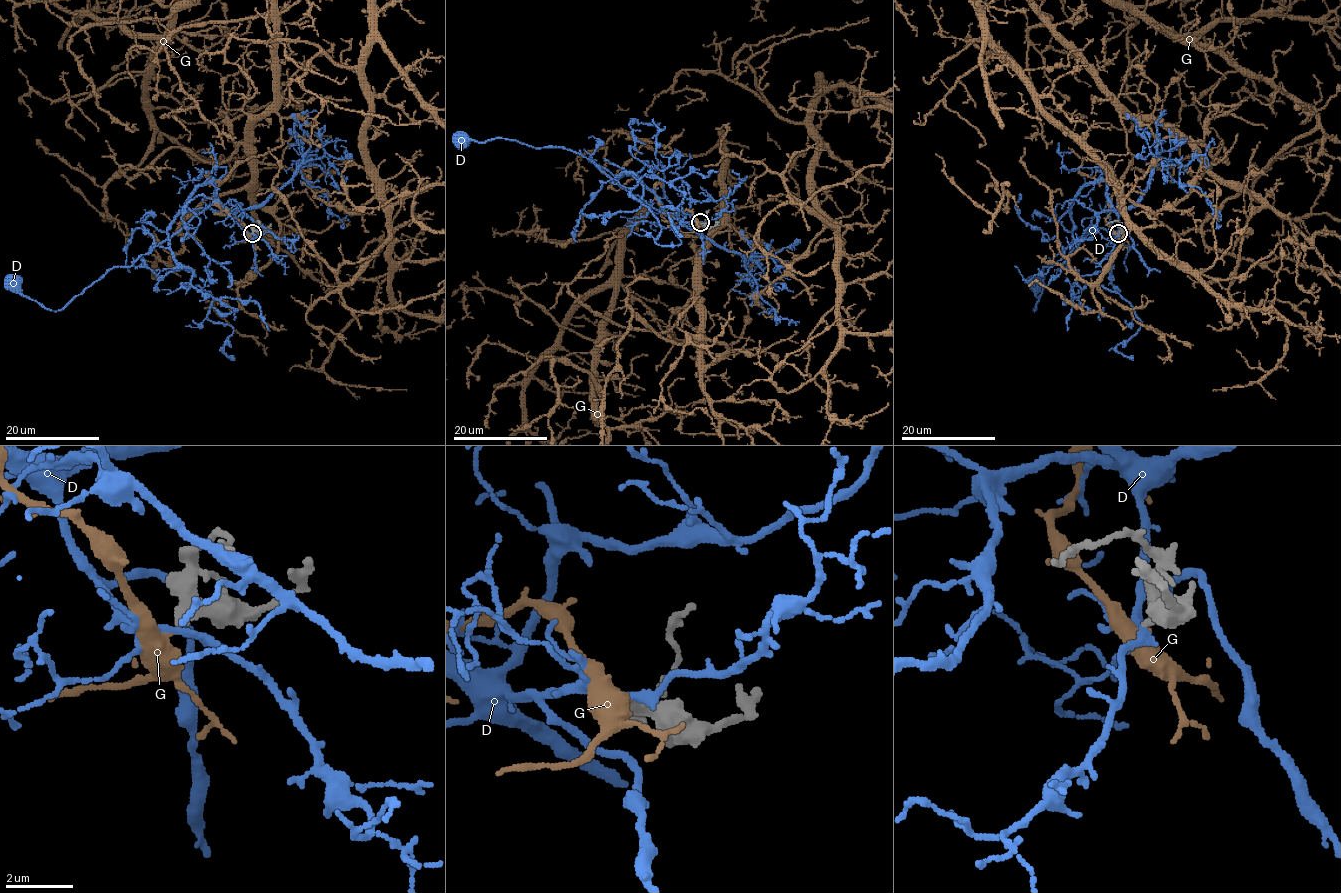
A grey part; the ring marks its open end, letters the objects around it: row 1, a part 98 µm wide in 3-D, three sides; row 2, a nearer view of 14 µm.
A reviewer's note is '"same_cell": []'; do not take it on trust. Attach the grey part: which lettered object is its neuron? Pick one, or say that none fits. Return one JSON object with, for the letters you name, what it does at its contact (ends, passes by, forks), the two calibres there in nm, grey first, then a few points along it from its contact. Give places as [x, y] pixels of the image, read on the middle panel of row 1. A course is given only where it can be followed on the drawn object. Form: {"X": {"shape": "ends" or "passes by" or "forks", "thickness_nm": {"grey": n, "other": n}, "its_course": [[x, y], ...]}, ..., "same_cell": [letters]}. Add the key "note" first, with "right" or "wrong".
{"note": "right", "same_cell": []}

